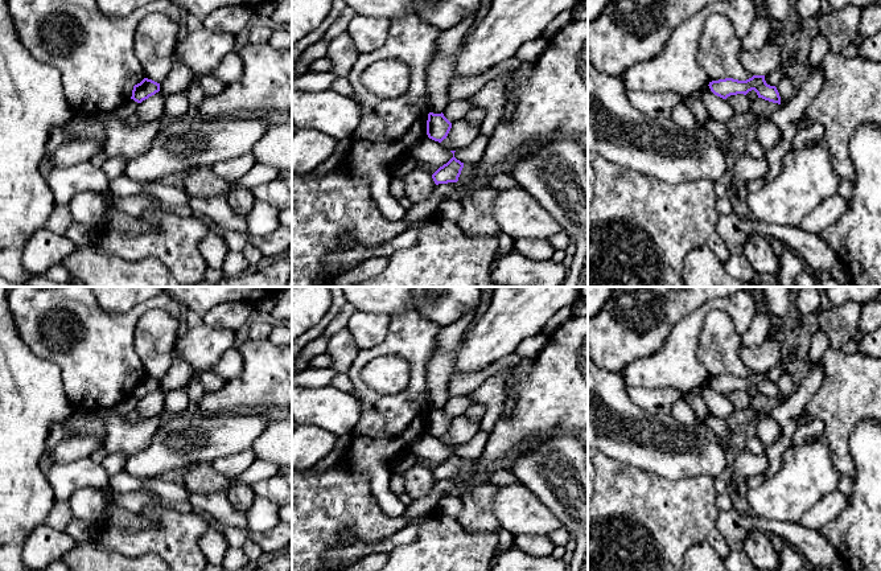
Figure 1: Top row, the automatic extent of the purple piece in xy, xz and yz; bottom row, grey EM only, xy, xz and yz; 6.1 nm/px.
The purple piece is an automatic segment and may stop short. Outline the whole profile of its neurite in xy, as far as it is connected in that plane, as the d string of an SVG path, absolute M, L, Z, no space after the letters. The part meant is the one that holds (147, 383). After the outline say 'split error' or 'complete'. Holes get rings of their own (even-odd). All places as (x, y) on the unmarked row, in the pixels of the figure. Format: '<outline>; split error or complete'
M144 374L140 379L133 382L131 395L133 395L137 399L141 399L143 397L148 395L149 393L155 391L159 387L160 379Z; complete

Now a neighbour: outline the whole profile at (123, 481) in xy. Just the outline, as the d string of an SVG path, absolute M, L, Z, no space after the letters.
M127 472L115 473L108 476L107 481L111 488L120 493L140 492L141 489L151 489L160 497L174 501L193 501L193 493L185 486L184 482L169 481L161 477L143 478L131 476Z

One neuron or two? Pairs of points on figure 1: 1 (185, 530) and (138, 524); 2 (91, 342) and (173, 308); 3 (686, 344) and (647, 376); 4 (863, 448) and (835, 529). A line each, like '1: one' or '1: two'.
1: two
2: one
3: one
4: one

